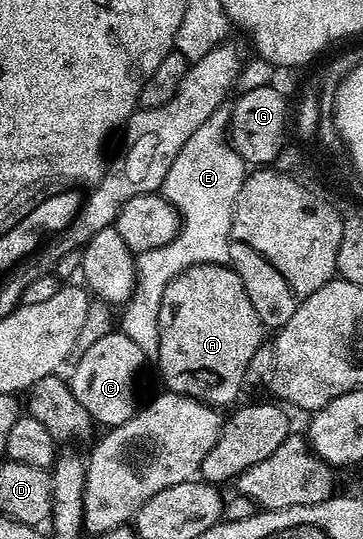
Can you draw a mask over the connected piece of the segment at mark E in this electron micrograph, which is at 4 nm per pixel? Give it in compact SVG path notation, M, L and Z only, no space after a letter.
M224 109L213 113L194 132L190 141L182 145L178 157L174 157L174 165L170 165L170 173L166 173L162 194L175 205L180 214L180 232L164 247L142 251L135 256L136 290L128 302L123 304L121 311L124 312L121 315L119 312L118 327L122 334L134 341L134 345L138 345L138 349L142 349L145 360L155 361L158 357L158 309L168 282L194 265L227 264L230 260L230 229L236 198L244 184L246 164L228 142L228 117L229 112Z

